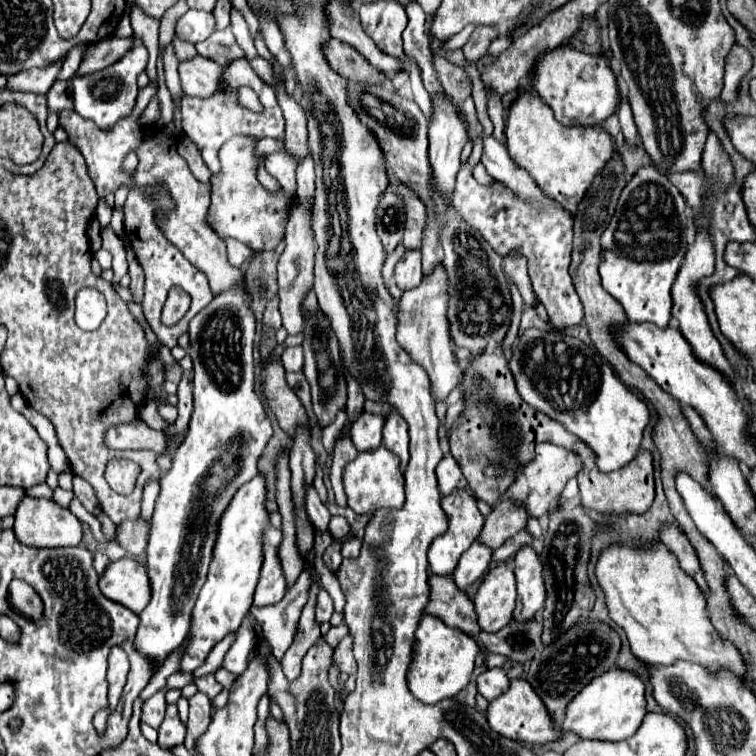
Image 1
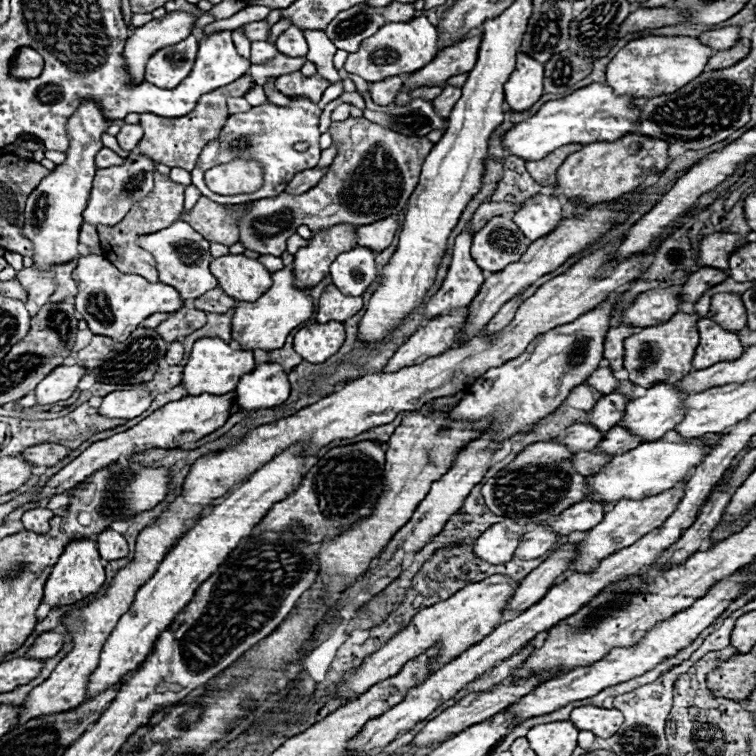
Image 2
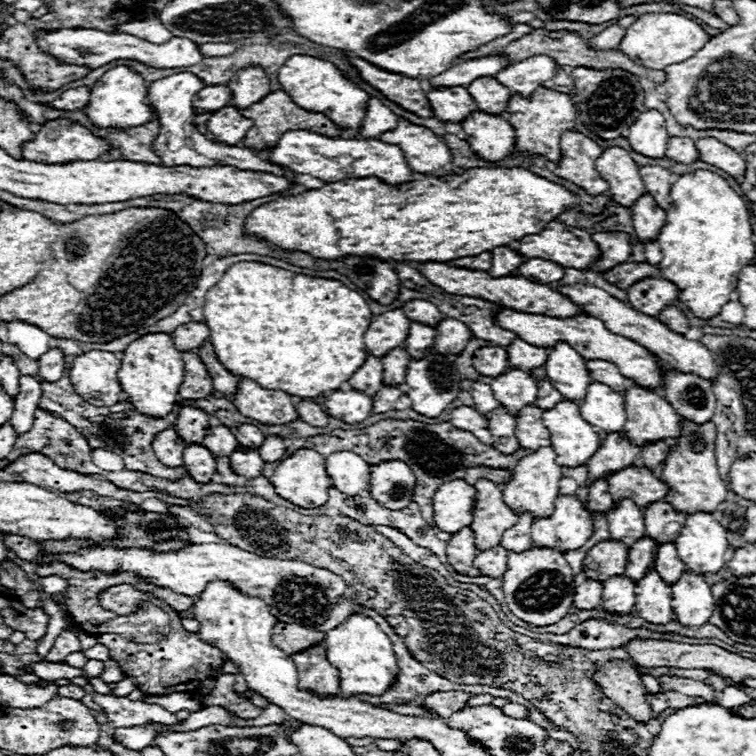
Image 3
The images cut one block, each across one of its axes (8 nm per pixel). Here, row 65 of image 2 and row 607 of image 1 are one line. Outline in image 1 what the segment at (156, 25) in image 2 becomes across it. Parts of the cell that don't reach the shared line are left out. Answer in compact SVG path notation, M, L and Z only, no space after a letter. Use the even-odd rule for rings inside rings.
M120 558L112 562L100 576L100 590L106 598L140 614L150 602L150 578L146 566L136 558Z

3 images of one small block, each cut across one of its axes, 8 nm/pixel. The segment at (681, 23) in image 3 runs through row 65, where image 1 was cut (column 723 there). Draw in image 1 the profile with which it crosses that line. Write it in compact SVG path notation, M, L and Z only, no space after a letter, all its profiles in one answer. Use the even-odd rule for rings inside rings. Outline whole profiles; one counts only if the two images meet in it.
M660 540L650 550L636 550L630 546L606 548L596 564L596 576L606 594L610 618L620 628L624 628L632 654L636 658L640 658L648 664L656 664L656 666L672 666L678 660L698 662L700 666L706 666L710 670L710 674L716 674L718 670L726 668L744 682L746 674L742 674L742 654L738 654L738 650L734 650L734 646L730 646L730 642L722 642L722 638L718 638L718 632L714 630L714 626L706 614L704 592L698 588L698 584L686 572L680 570L676 558L668 552L668 548Z

